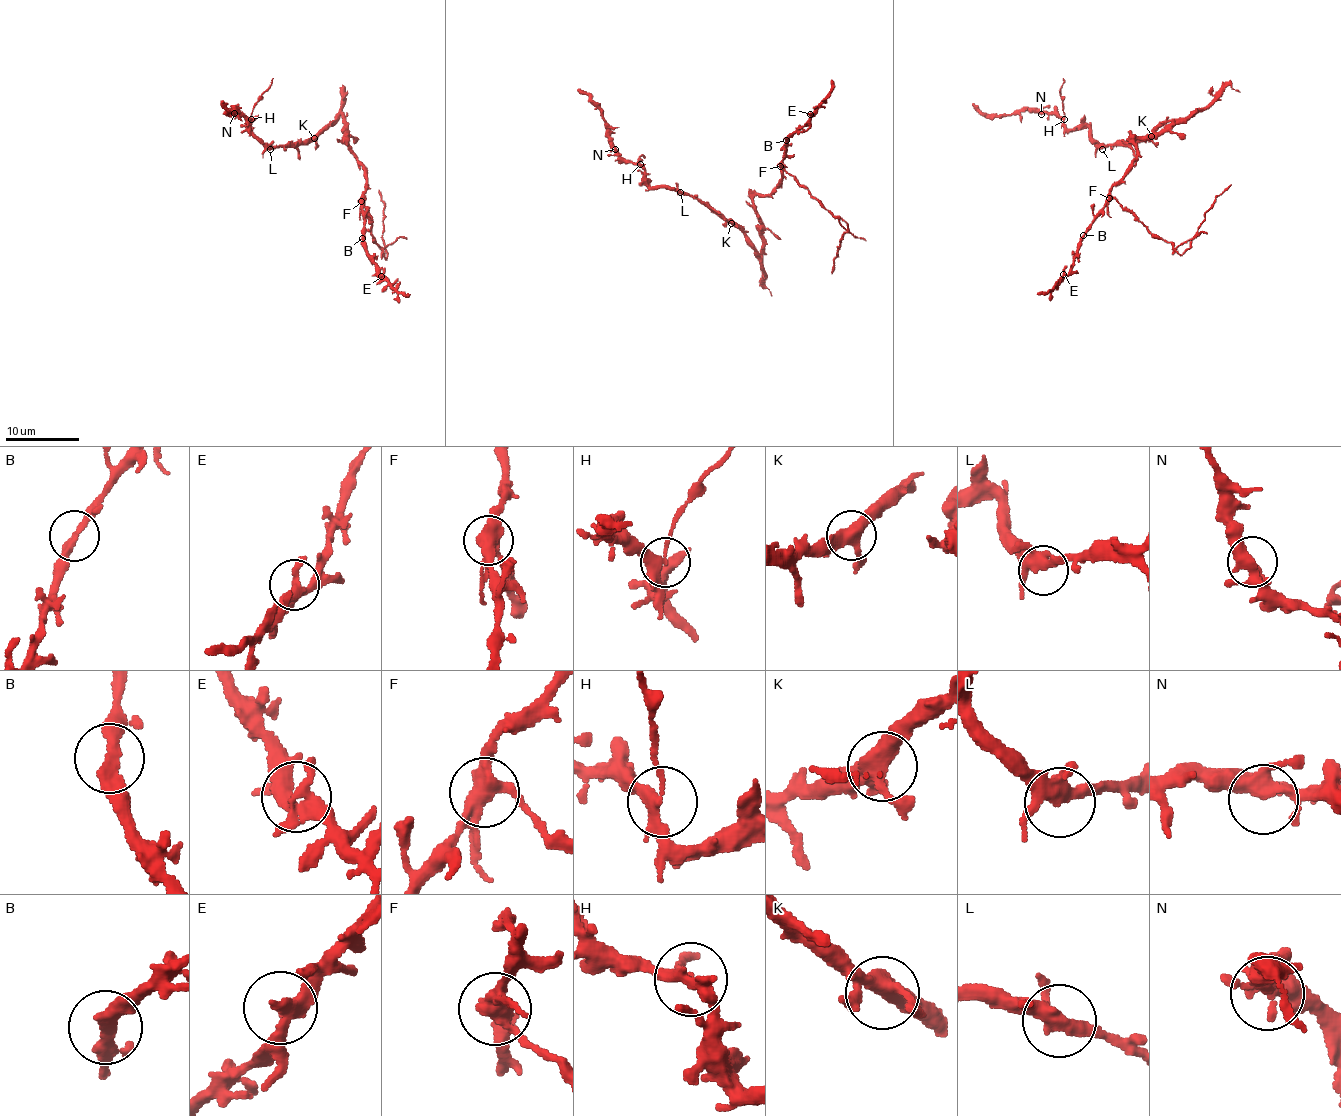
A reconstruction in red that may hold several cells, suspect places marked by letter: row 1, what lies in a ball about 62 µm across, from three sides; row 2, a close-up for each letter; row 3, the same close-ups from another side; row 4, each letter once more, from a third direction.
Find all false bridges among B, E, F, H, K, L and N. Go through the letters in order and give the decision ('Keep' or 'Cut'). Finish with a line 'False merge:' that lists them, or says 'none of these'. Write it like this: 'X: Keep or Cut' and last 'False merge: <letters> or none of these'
B: Keep
E: Keep
F: Cut
H: Cut
K: Keep
L: Keep
N: Keep
False merge: F, H

